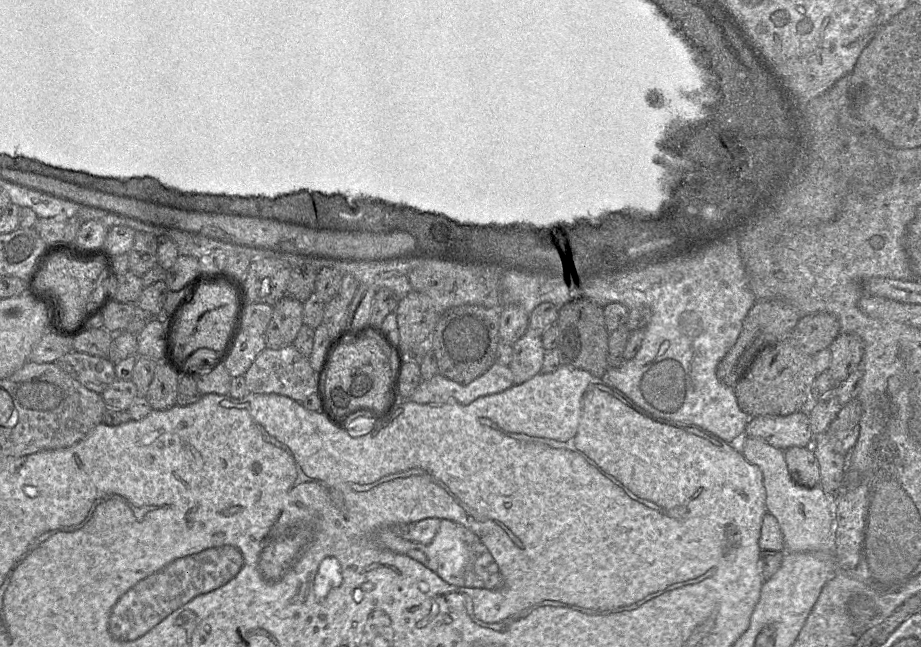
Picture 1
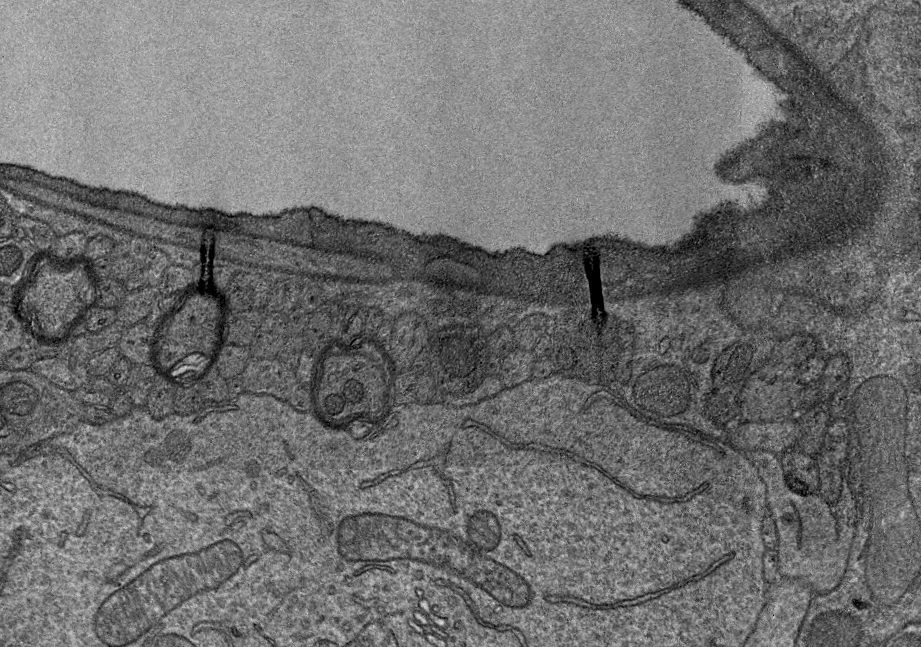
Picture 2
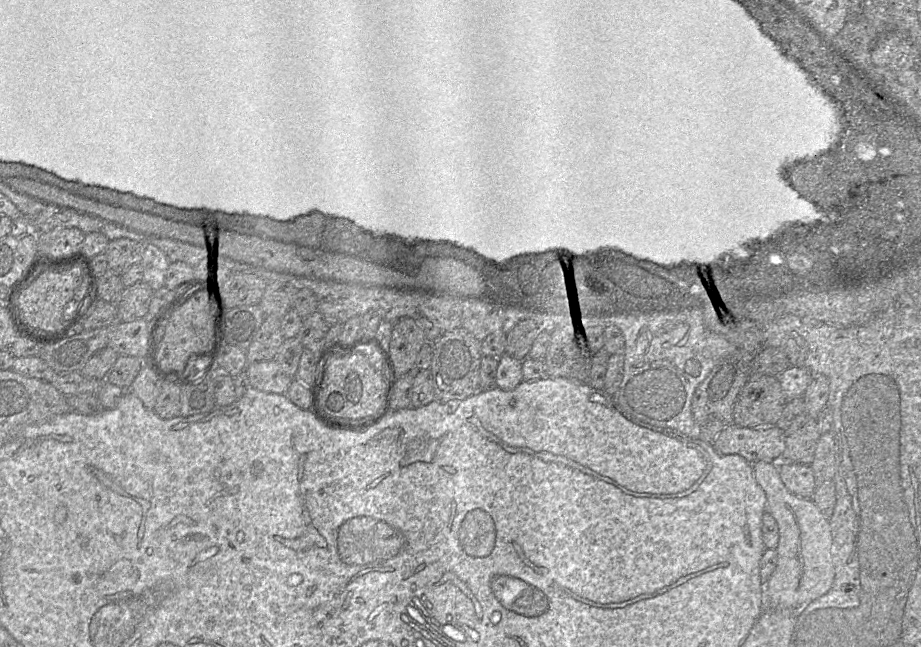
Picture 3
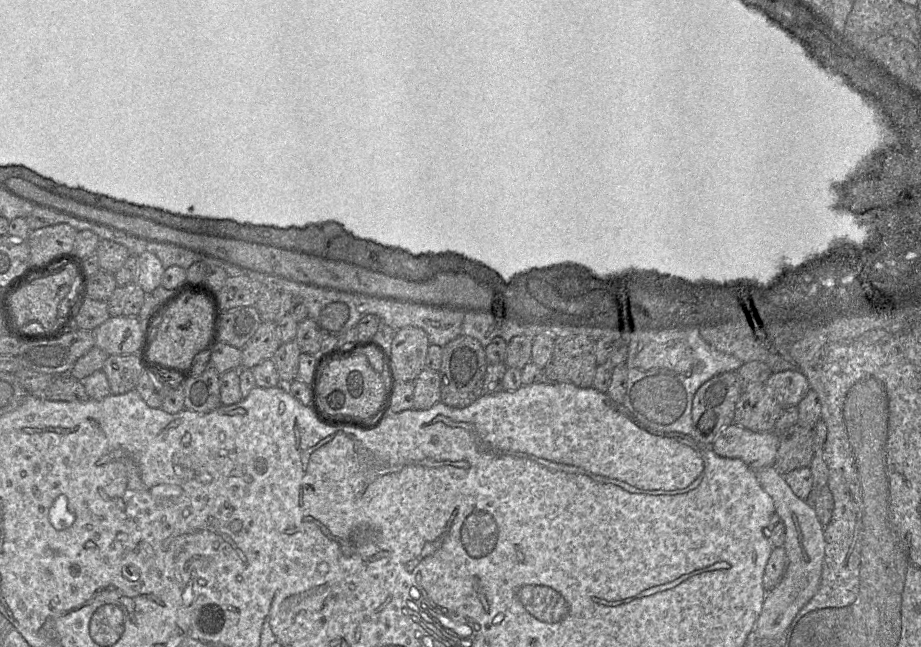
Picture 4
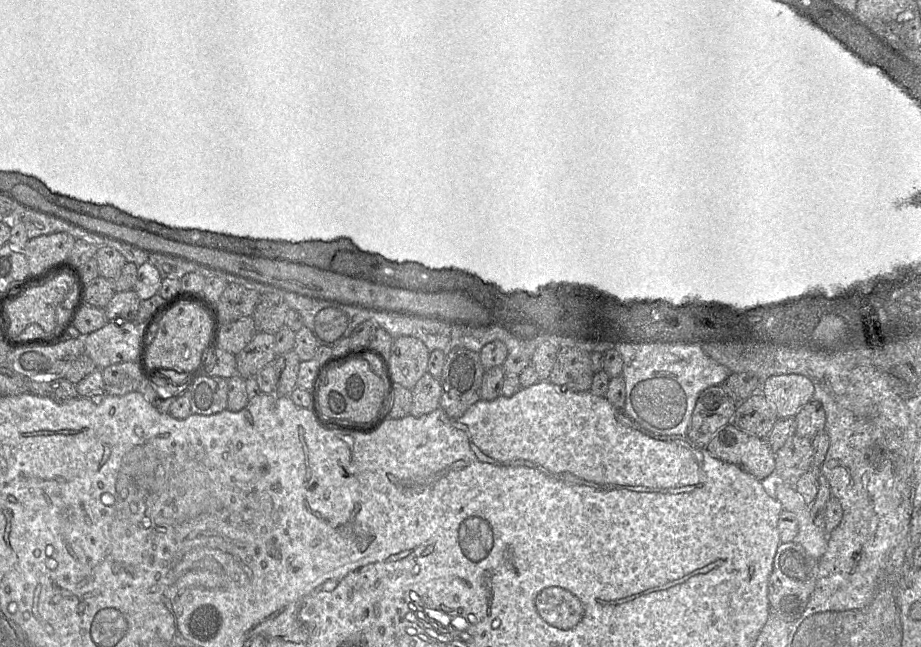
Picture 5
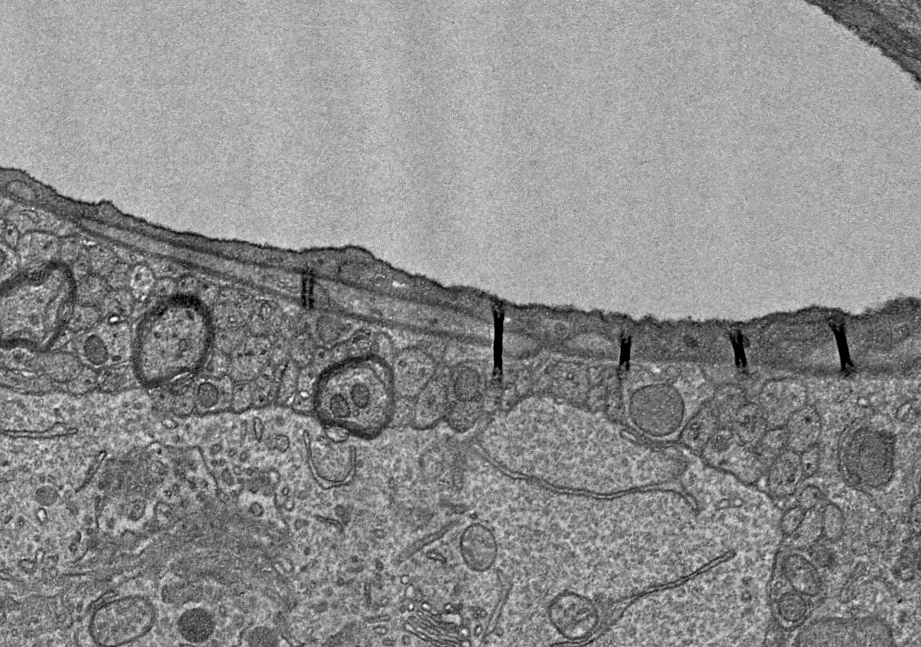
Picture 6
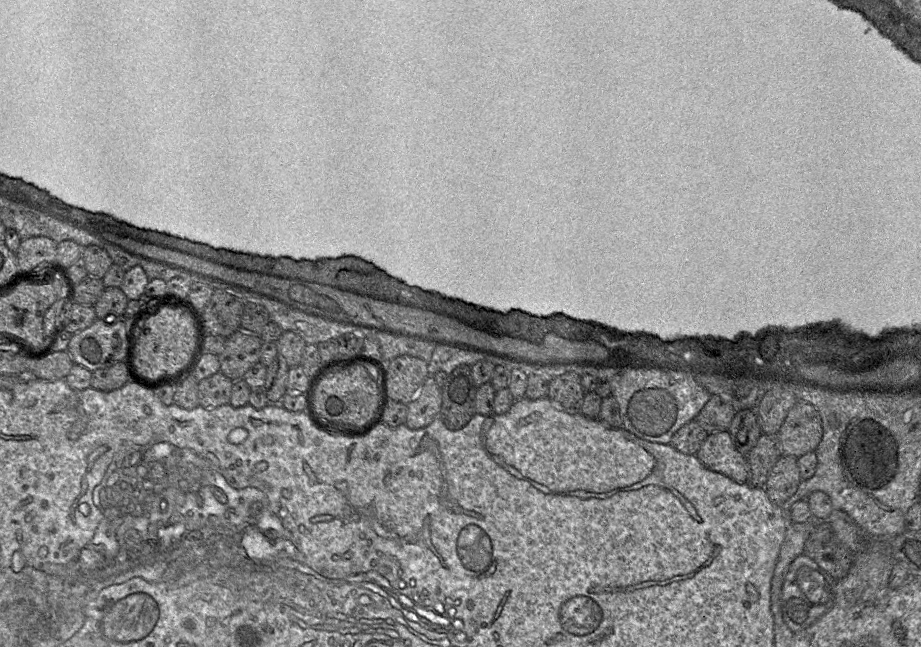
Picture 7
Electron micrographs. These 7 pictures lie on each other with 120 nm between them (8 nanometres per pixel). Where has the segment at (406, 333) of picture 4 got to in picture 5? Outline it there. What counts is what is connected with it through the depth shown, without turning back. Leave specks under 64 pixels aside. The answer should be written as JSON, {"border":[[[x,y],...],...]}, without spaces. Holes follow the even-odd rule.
{"border":[[[400,336],[393,340],[390,357],[387,358],[387,383],[396,389],[397,385],[412,389],[417,381],[426,373],[430,351],[418,338]]]}

